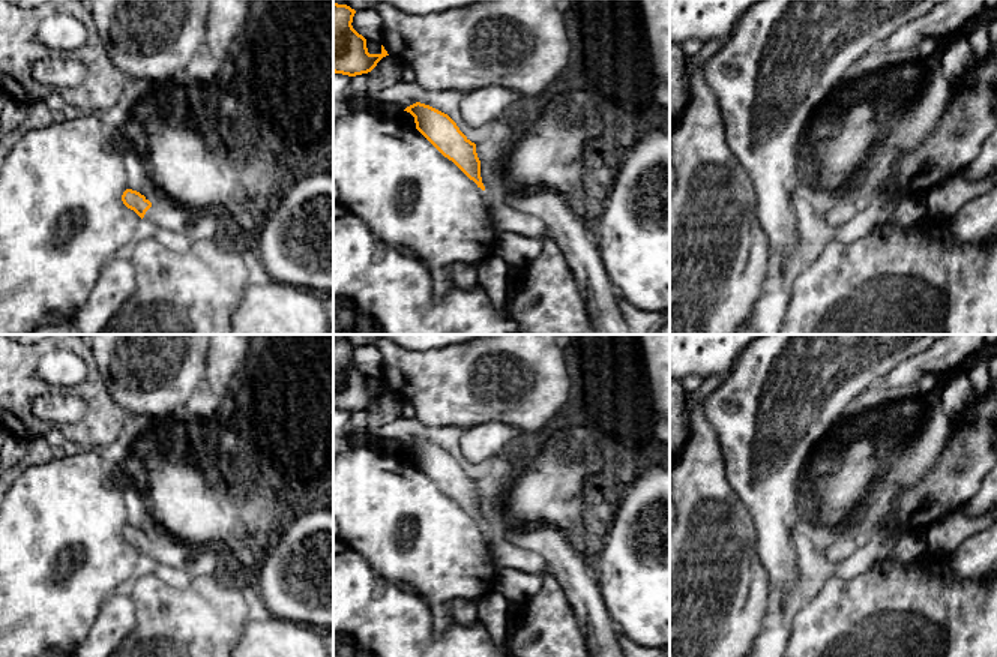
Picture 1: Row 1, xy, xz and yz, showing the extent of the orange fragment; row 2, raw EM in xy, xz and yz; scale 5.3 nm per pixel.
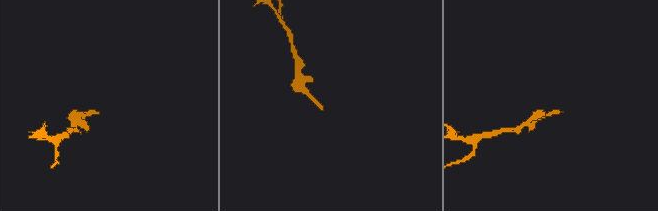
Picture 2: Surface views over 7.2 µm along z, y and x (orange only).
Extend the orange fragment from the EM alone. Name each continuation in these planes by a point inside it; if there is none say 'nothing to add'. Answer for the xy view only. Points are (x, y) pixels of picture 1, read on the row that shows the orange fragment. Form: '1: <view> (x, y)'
1: xy (195, 224)

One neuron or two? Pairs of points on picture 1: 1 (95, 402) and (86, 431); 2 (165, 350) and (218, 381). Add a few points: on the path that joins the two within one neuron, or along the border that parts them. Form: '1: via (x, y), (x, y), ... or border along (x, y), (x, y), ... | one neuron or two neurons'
1: via (95, 410), (93, 423) | one neuron
2: border along (207, 350), (207, 371), (204, 374) | two neurons

